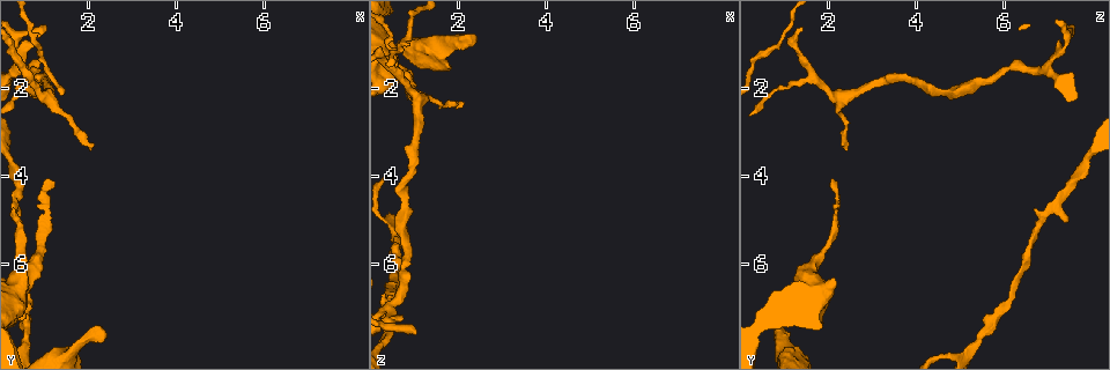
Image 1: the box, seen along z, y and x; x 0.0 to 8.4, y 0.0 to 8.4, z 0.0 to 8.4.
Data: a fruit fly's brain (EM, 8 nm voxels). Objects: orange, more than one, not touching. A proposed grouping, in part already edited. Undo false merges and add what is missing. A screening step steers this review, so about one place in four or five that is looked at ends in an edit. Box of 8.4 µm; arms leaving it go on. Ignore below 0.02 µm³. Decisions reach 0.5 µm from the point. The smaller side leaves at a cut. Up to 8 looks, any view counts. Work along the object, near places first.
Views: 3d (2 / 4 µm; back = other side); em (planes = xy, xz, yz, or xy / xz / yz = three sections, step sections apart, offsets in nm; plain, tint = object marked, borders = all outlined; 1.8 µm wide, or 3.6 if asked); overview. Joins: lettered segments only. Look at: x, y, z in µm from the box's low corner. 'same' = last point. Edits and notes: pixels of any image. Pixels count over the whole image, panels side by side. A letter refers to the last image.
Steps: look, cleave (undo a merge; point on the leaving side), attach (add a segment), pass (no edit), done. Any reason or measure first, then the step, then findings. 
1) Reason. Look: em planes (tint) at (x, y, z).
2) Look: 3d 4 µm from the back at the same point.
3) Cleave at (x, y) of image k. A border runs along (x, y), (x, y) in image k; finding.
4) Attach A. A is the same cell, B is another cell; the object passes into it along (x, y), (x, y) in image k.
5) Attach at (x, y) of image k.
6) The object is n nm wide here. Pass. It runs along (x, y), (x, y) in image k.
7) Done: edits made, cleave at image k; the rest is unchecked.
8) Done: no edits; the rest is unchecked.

Arms part here. Look: em xy step 16 (borders) at (0.65, 1.80, 1.70).

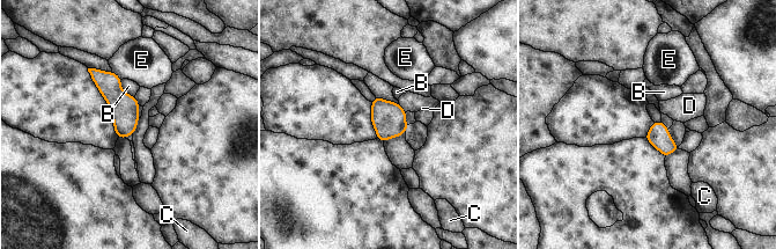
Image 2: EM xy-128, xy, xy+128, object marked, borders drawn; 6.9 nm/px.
Pass. B, C, D and E are other cells; it runs along (93, 71), (125, 109), (131, 131) in image 2; continuous, no second neuron.

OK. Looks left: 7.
An open end. Look: em planes (borders) at (1.10, 4.00, 2.05).

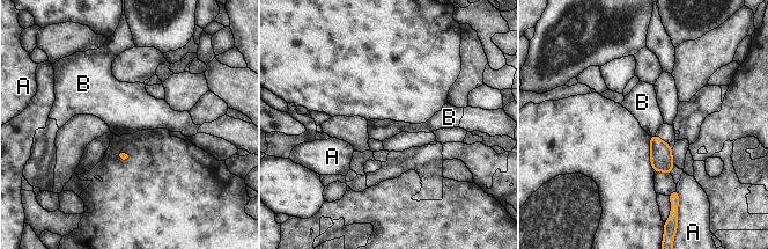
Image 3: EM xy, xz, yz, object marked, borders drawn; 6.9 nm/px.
Pass. A and B are other cells; no lettered segment goes on from it.

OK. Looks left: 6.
Branch stops here. Look: 3d 2 µm at (2.45, 7.55, 0.85).

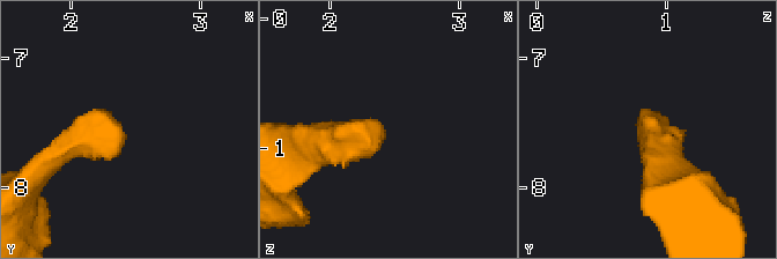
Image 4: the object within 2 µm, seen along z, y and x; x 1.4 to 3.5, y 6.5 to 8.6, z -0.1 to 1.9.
Look: em planes (borders) at (2.42, 7.62, 0.84).

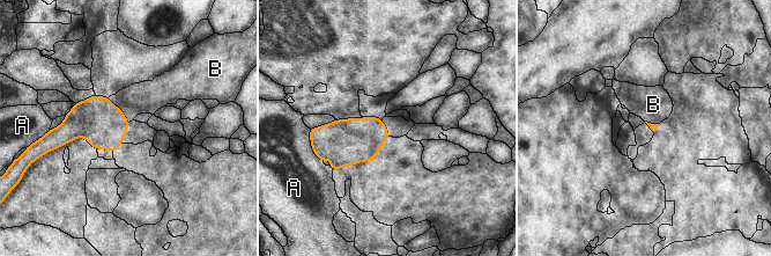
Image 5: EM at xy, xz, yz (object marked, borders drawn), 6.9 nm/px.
The longest contact is with B, 220 nm. Attach B. B is the same cell, A is another cell; it goes on there.

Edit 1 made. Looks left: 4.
Done: edits made, attach at image 5; the rest is unchecked.

